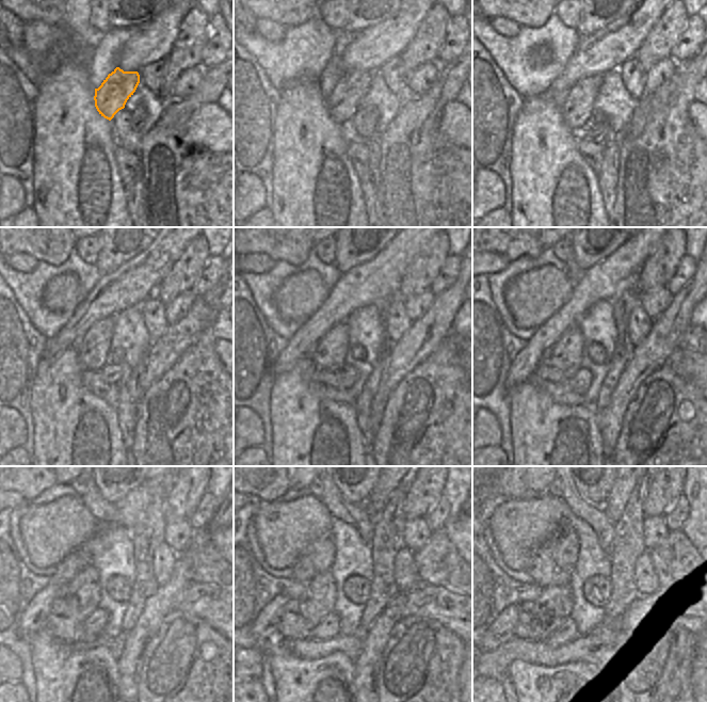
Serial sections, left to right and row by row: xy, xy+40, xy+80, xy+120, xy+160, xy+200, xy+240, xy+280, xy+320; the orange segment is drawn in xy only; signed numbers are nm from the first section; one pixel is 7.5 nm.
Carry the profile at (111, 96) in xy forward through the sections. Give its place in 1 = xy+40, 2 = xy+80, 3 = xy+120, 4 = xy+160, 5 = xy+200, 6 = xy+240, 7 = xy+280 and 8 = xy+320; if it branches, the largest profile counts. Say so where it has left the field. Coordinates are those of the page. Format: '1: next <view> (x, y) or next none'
1: next xy+40 (343, 101)
2: next xy+80 (577, 108)
3: next xy+120 (93, 348)
4: next xy+160 (328, 353)
5: next xy+200 (551, 376)
6: next xy+240 (66, 616)
7: next xy+280 (300, 616)
8: next xy+320 (537, 619)

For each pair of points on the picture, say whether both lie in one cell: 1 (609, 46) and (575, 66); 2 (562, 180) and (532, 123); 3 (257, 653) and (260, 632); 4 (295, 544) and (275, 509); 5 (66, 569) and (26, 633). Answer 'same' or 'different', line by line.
1: same
2: same
3: different
4: same
5: same

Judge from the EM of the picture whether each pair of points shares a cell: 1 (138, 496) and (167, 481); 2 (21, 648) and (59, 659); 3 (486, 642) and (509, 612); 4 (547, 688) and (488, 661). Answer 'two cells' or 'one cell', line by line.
1: one cell
2: two cells
3: one cell
4: two cells

